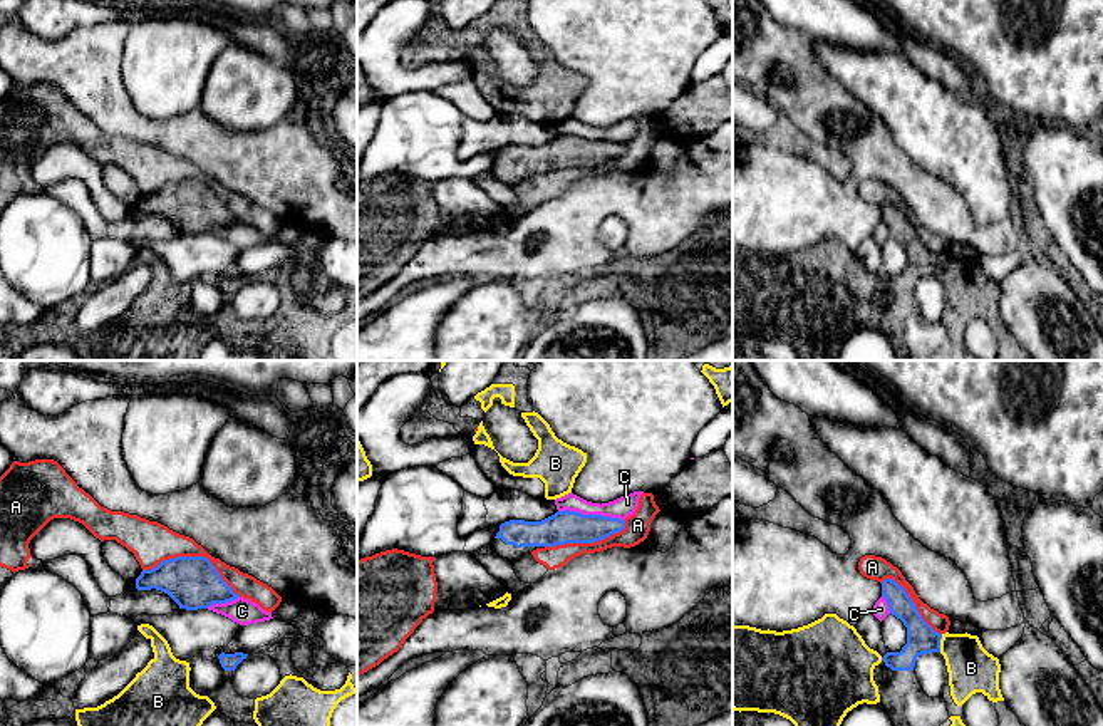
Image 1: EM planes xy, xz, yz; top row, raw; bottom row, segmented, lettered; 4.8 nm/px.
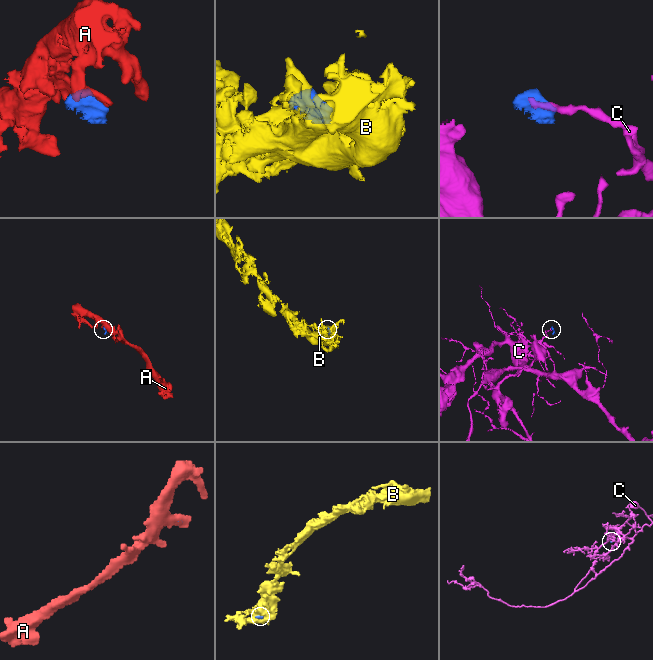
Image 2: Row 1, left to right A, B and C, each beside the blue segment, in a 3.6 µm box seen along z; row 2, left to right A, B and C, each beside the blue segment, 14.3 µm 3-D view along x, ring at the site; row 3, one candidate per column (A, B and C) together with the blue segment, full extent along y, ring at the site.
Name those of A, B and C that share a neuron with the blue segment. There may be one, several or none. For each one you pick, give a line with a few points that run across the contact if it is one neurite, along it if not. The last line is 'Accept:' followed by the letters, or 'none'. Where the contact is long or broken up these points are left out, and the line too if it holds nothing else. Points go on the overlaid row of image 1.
Accept: B

